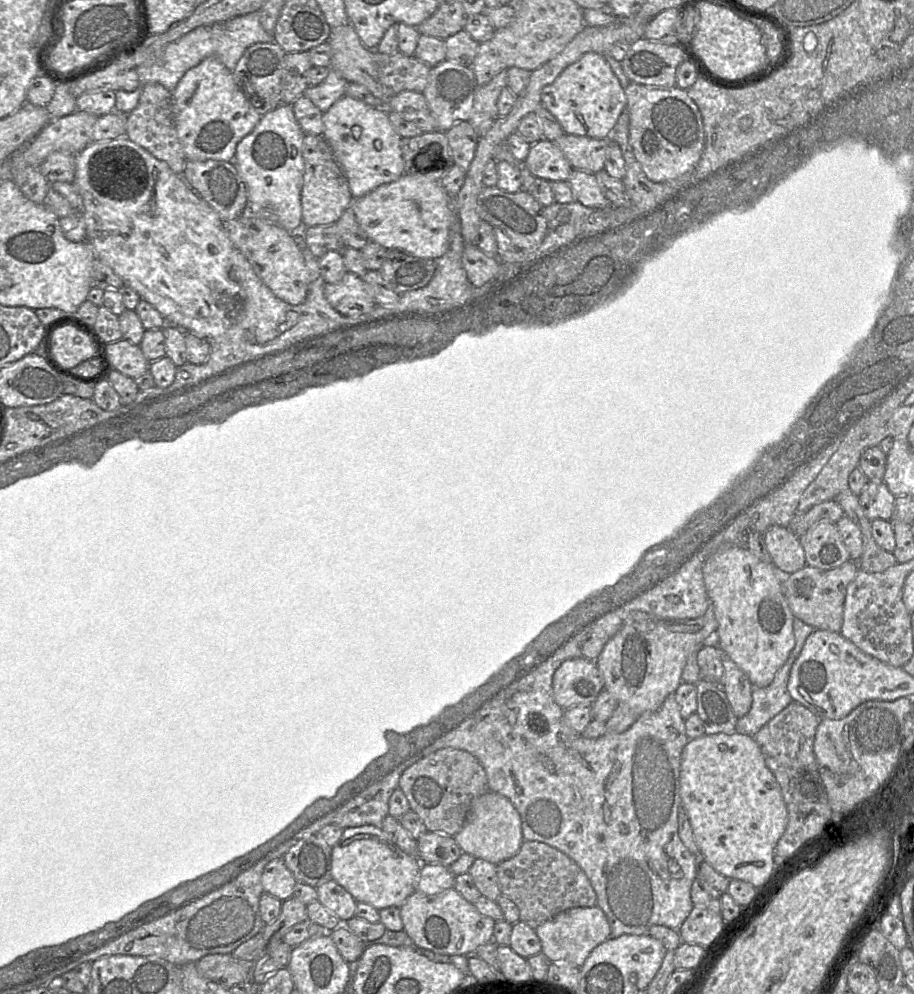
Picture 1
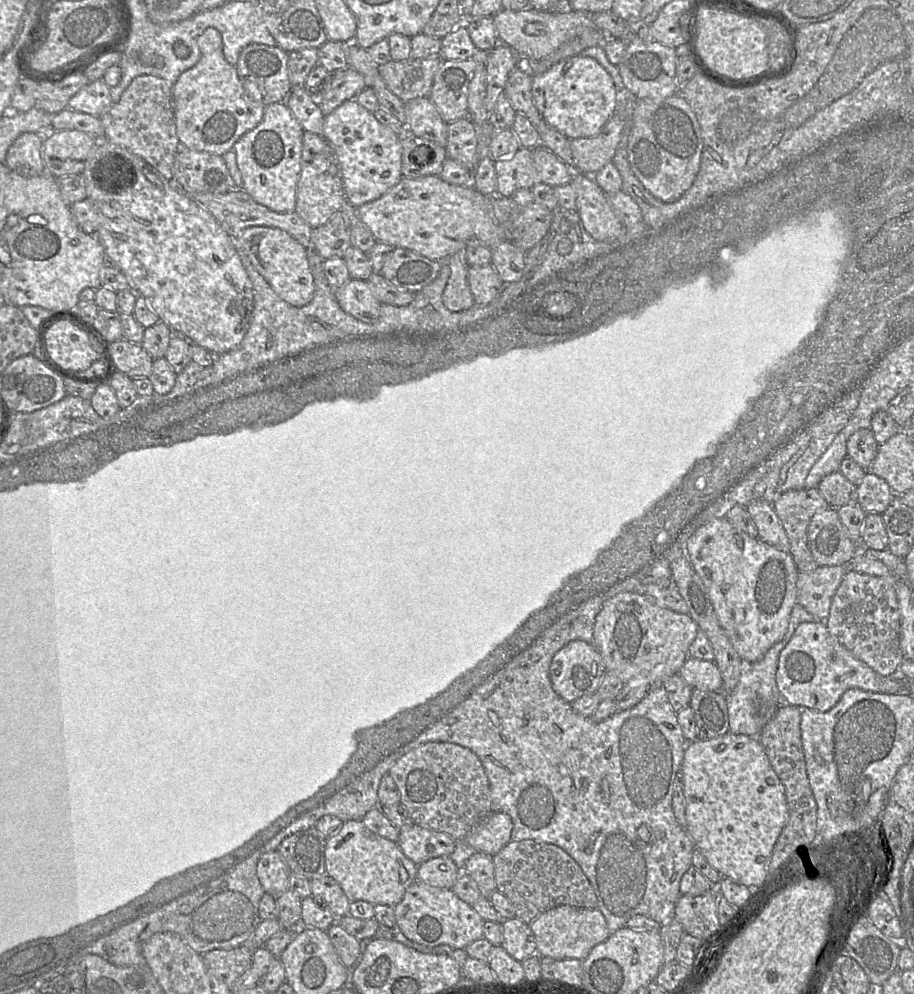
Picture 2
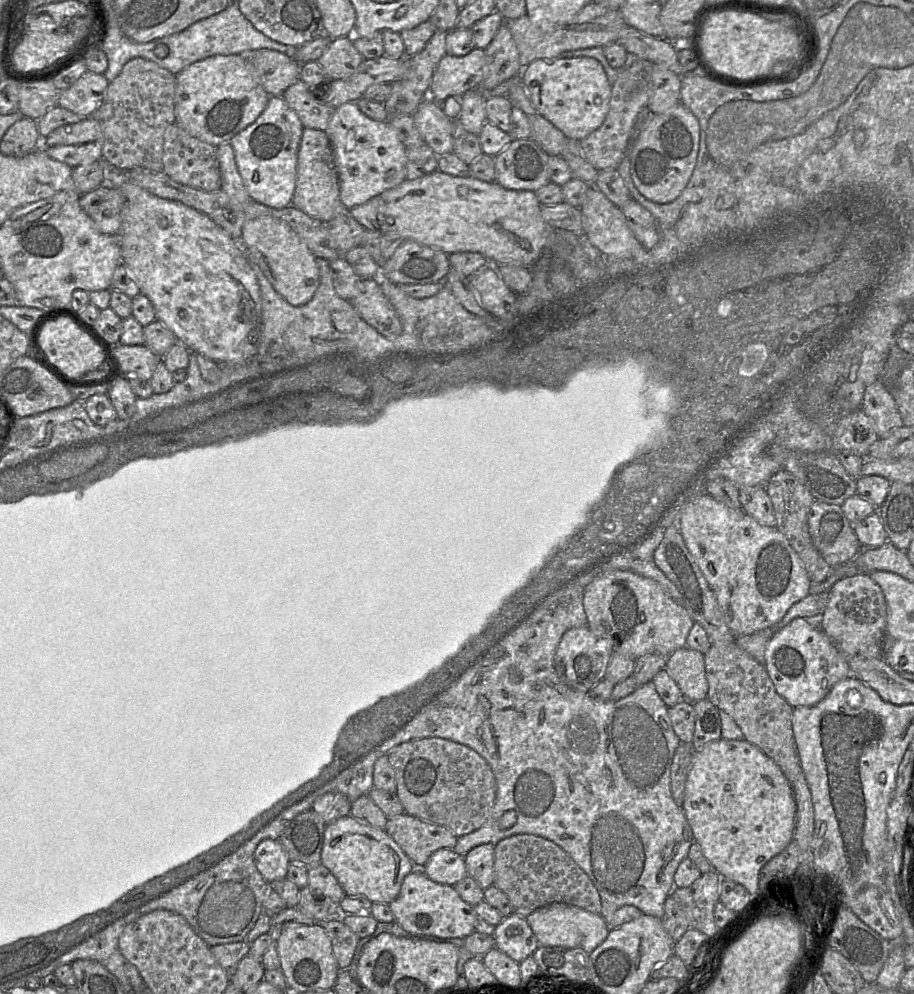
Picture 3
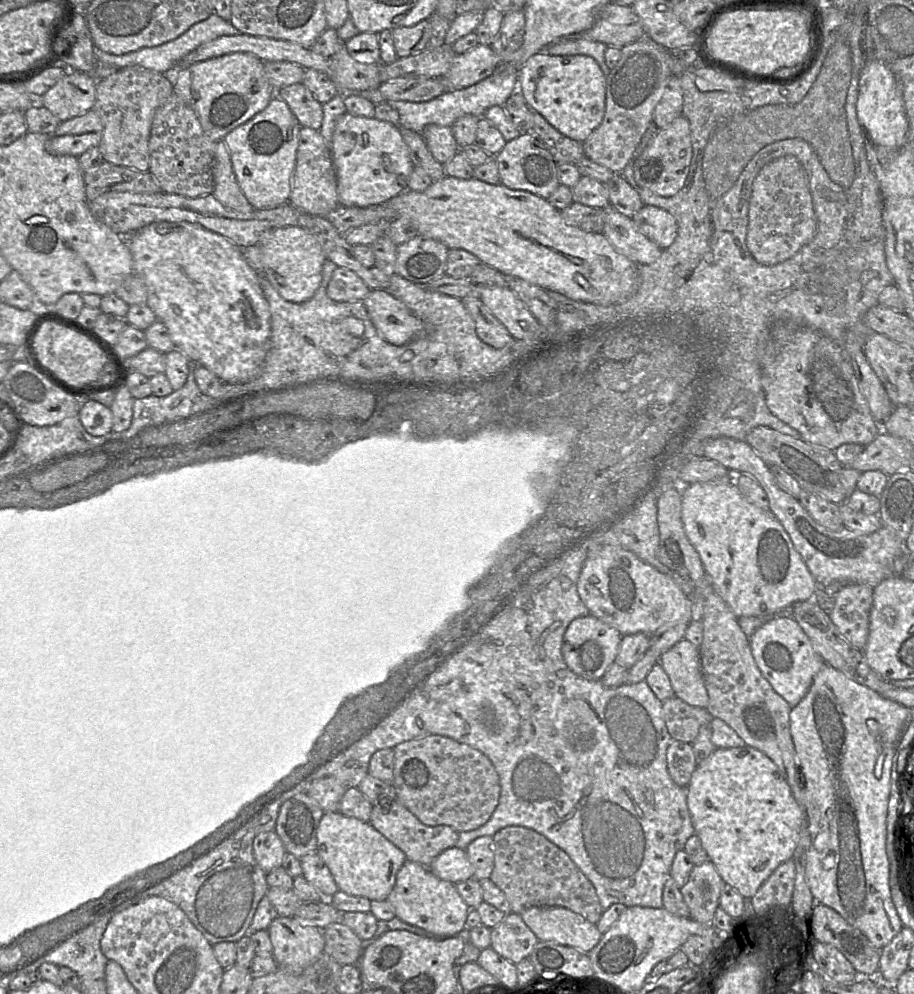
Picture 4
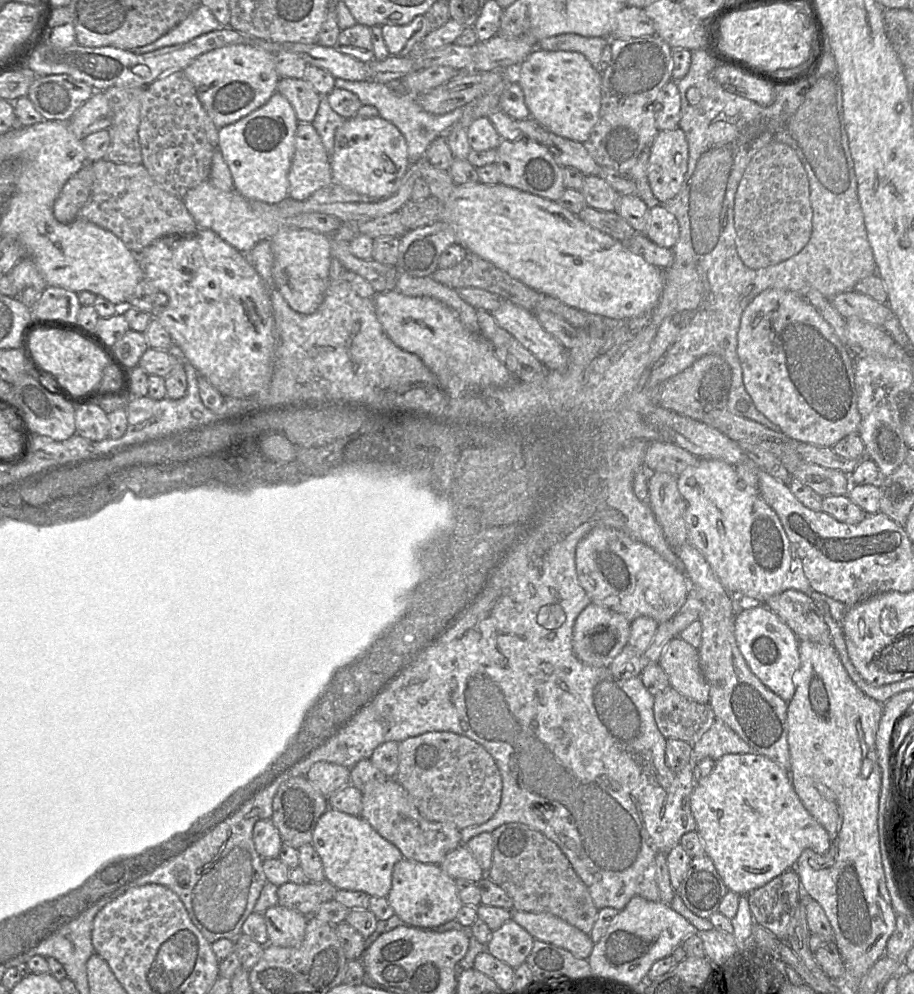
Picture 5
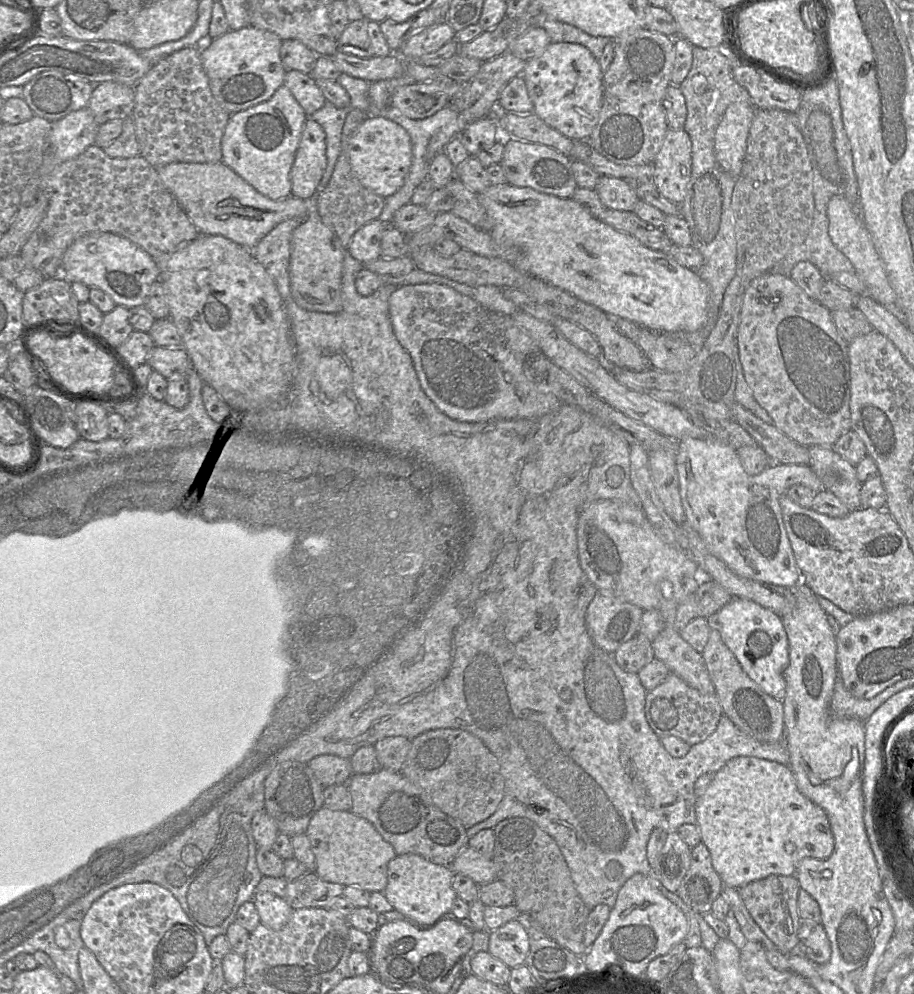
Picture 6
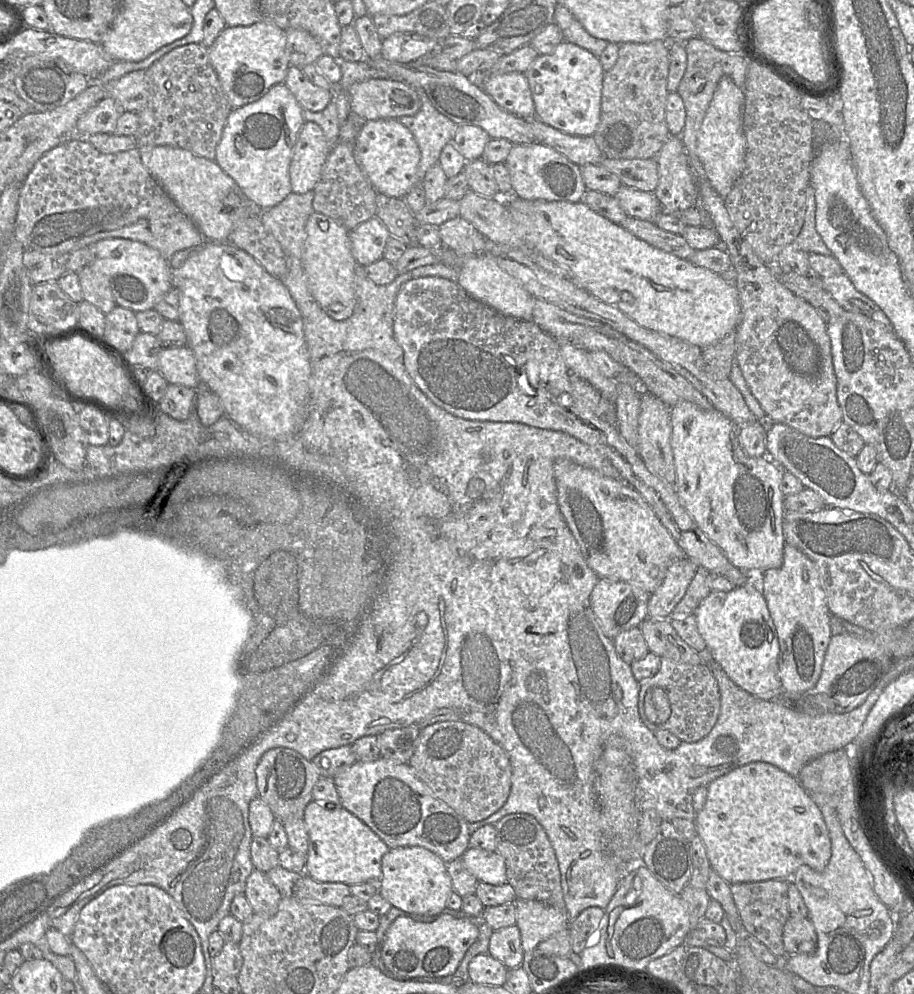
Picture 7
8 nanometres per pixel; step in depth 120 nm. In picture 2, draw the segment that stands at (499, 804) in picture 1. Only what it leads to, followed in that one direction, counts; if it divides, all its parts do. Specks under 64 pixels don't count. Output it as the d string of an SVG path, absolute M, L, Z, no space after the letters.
M502 812L491 813L480 821L464 838L478 852L494 856L511 841L513 822Z

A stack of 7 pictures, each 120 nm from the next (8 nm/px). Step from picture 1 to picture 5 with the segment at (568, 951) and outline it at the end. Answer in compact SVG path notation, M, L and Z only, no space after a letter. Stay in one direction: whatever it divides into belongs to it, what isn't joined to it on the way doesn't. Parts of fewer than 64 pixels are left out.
M512 911L512 920L523 927L534 940L540 940L587 959L594 943L586 934L563 919L547 912Z

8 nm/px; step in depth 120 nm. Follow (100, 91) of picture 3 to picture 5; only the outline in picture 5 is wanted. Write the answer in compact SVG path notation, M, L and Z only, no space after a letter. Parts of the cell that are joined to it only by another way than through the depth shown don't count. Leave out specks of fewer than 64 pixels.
M67 74L37 77L27 97L44 120L69 121L75 112L94 94L94 88Z

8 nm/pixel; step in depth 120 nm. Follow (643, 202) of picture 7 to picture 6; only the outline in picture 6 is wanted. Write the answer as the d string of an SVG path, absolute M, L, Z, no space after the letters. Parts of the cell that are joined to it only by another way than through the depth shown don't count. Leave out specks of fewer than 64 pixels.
M601 175L594 190L608 209L633 212L639 198L627 181Z

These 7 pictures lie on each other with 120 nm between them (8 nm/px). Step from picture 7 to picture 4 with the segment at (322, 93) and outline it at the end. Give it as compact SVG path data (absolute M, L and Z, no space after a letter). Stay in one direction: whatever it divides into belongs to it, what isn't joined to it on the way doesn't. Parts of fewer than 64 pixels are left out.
M303 82L276 89L276 95L286 102L301 126L319 130L323 120L322 104L317 101Z

